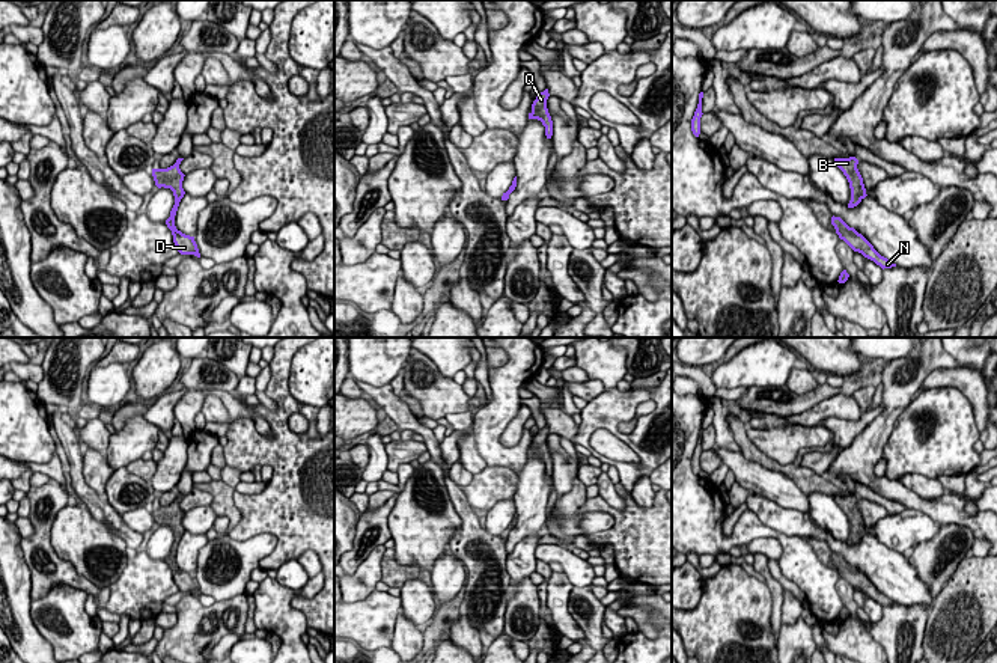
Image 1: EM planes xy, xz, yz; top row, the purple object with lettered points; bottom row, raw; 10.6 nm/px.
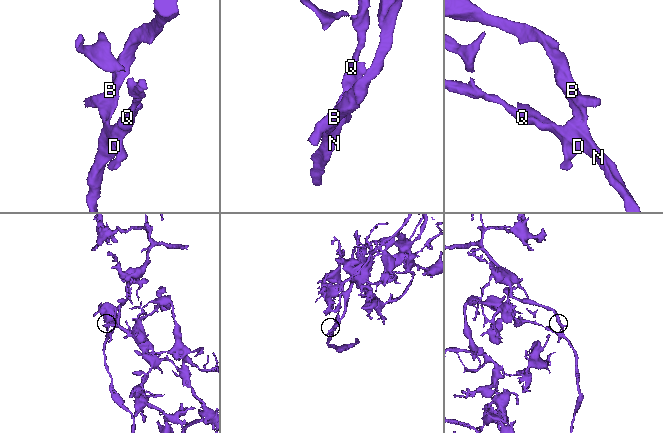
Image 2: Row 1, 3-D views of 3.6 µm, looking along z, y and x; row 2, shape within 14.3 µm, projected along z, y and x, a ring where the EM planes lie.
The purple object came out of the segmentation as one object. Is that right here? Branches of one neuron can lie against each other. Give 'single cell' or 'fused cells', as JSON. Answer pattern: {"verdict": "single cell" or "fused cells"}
{"verdict": "single cell"}

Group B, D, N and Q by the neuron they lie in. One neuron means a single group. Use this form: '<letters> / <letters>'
B D N Q

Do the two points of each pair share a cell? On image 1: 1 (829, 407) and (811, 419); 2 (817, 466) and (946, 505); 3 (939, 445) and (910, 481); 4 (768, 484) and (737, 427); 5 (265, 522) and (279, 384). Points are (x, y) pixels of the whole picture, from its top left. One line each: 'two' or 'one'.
1: one
2: two
3: two
4: two
5: one

